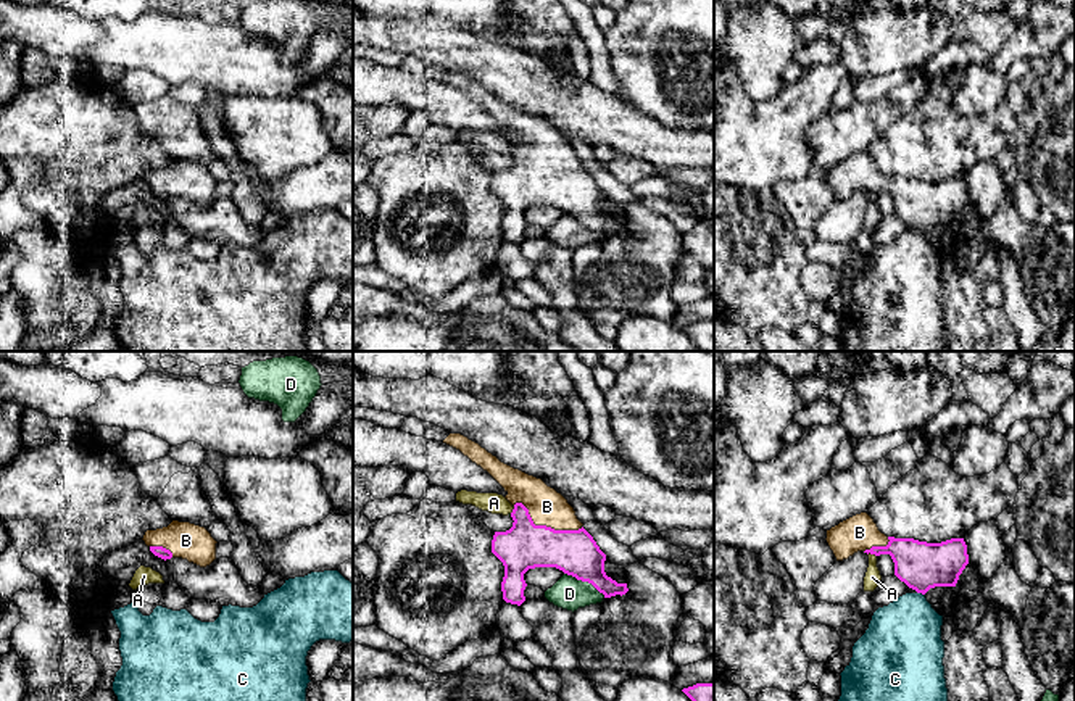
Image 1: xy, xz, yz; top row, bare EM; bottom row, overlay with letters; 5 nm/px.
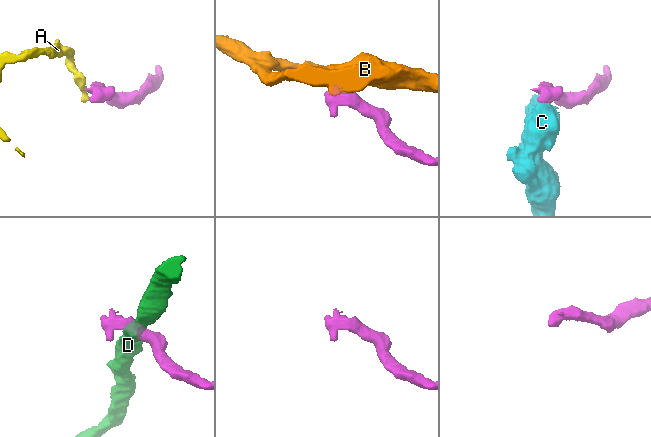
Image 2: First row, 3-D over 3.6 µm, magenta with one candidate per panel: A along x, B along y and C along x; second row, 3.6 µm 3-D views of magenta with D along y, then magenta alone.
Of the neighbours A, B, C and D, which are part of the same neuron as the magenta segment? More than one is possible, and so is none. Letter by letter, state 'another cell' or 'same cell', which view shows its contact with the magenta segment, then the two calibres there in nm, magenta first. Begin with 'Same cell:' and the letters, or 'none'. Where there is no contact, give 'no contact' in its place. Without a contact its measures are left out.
Same cell: B
A: another cell | yz | 240/80 nm
B: same cell | xz | 220/180 nm
C: another cell | yz | 240/360 nm
D: another cell | xz | 220/160 nm

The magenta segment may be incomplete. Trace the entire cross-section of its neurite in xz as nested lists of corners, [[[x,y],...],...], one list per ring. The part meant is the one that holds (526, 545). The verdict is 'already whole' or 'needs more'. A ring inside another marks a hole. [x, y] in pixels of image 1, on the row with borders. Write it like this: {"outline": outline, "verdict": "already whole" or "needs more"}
{"outline": [[[450,433],[443,443],[459,450],[487,471],[508,493],[514,506],[513,527],[495,532],[492,553],[503,562],[503,599],[521,606],[527,587],[524,574],[535,567],[556,567],[577,580],[591,583],[604,598],[625,595],[627,583],[617,583],[604,572],[606,554],[582,527],[574,508],[542,479],[501,462],[479,443],[461,433]]], "verdict": "needs more"}

